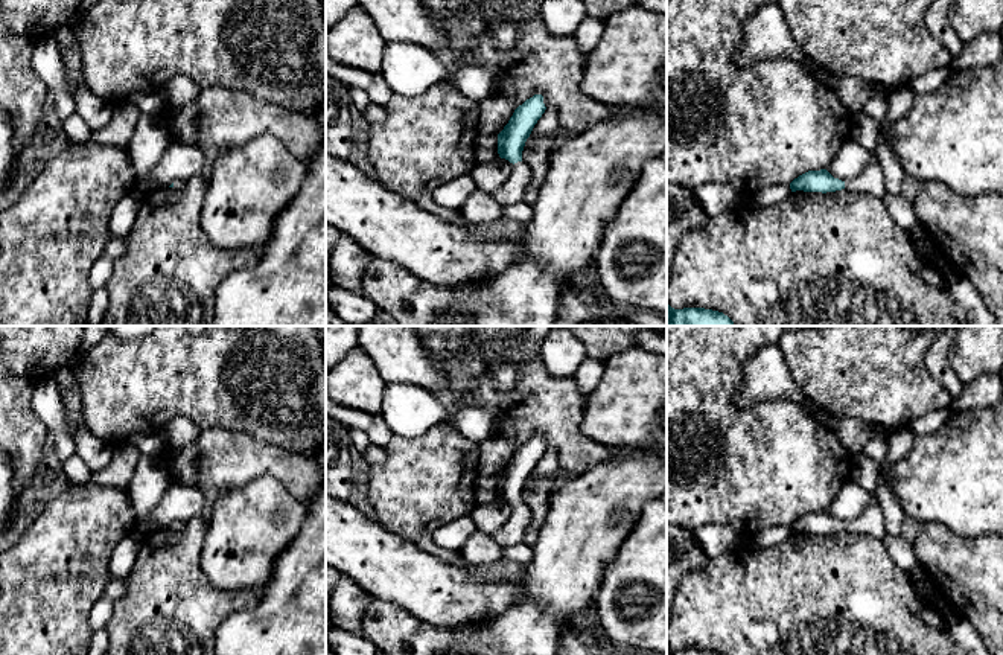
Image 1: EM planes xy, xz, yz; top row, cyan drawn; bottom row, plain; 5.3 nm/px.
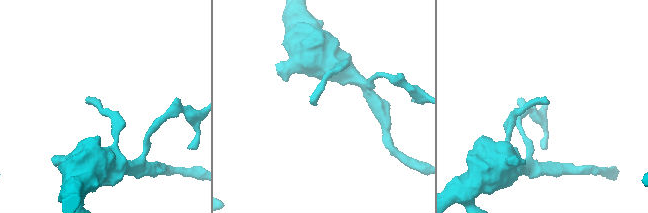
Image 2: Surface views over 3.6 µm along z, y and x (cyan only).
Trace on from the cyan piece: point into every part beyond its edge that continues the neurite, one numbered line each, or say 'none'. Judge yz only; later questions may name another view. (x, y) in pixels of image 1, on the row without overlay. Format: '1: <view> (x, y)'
1: yz (863, 471)

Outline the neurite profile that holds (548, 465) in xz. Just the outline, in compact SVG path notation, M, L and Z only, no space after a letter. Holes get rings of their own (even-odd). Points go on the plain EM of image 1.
M546 448L542 458L534 466L530 477L536 480L545 480L554 477L556 474L562 472L557 454L552 448Z

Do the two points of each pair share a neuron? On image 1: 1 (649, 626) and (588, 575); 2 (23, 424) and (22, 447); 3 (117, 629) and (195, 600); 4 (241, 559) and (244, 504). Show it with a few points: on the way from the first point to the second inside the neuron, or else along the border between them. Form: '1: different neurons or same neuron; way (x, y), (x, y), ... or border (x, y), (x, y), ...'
1: different neurons; border (617, 552), (591, 605)
2: same neuron; way (22, 430), (22, 440)
3: same neuron; way (137, 620), (156, 602), (175, 602)
4: same neuron; way (241, 546), (244, 539), (244, 518)

